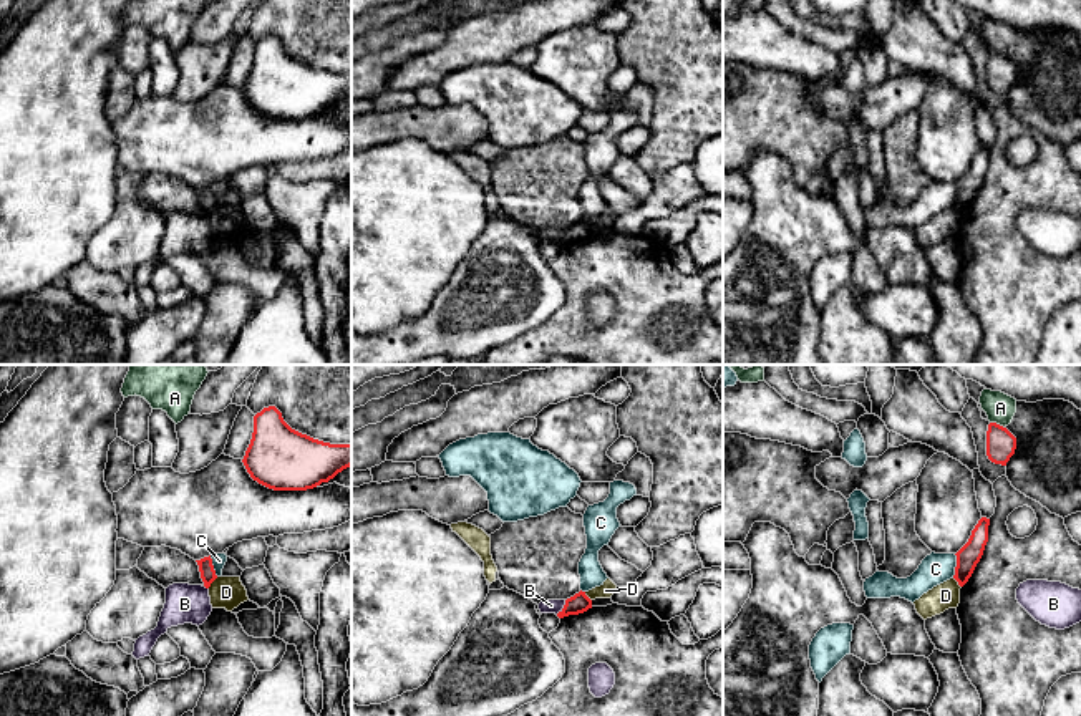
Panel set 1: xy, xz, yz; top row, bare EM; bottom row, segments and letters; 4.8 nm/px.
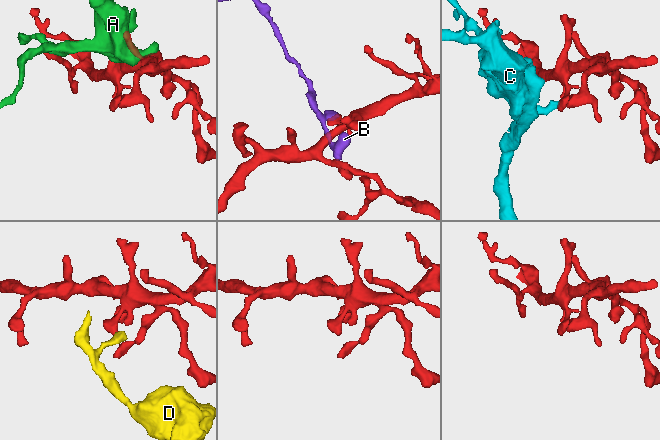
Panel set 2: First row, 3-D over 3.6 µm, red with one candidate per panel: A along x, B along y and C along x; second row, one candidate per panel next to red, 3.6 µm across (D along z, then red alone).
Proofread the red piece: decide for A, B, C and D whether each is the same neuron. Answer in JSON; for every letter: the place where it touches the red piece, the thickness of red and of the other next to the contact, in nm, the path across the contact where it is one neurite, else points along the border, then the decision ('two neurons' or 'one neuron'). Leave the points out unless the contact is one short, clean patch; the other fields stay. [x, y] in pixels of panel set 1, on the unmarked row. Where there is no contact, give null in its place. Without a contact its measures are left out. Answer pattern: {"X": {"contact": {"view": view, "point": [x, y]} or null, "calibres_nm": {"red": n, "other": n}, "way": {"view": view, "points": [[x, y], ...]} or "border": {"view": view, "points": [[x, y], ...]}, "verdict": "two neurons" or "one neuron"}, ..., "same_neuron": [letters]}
{"A": {"contact": {"view": "yz", "point": [995, 52]}, "calibres_nm": {"red": 140, "other": 150}, "verdict": "two neurons"}, "B": {"contact": {"view": "xz", "point": [564, 236]}, "calibres_nm": {"red": 90, "other": 60}, "border": {"view": "xz", "points": [[566, 229], [556, 242]]}, "verdict": "two neurons"}, "C": {"contact": {"view": "yz", "point": [957, 194]}, "calibres_nm": {"red": 110, "other": 150}, "border": {"view": "yz", "points": [[955, 183], [955, 203], [952, 206]]}, "verdict": "two neurons"}, "D": {"contact": {"view": "xy", "point": [213, 209]}, "calibres_nm": {"red": 80, "other": 160}, "border": {"view": "xy", "points": [[218, 206], [208, 216]]}, "verdict": "two neurons"}, "same_neuron": []}

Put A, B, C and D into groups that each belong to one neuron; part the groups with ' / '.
A / B / C / D

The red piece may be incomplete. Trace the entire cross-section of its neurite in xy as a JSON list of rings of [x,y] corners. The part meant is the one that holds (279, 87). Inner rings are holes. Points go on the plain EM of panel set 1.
[[[275,35],[254,45],[254,61],[242,88],[259,113],[274,119],[307,119],[328,111],[351,94],[351,73],[330,73],[292,58]]]

